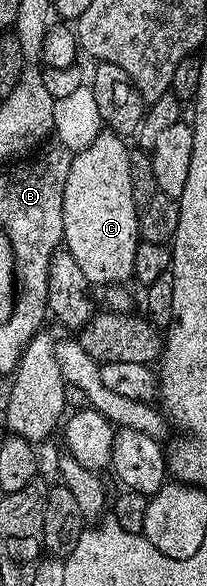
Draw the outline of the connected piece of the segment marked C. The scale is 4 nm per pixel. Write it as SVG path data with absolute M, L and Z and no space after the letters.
M102 131L89 143L89 147L78 150L72 156L69 175L65 179L63 196L63 239L66 252L73 255L77 267L85 271L85 279L92 286L108 287L130 282L135 276L133 258L141 240L139 235L140 209L133 199L133 179L131 178L132 150L122 136L112 131Z

